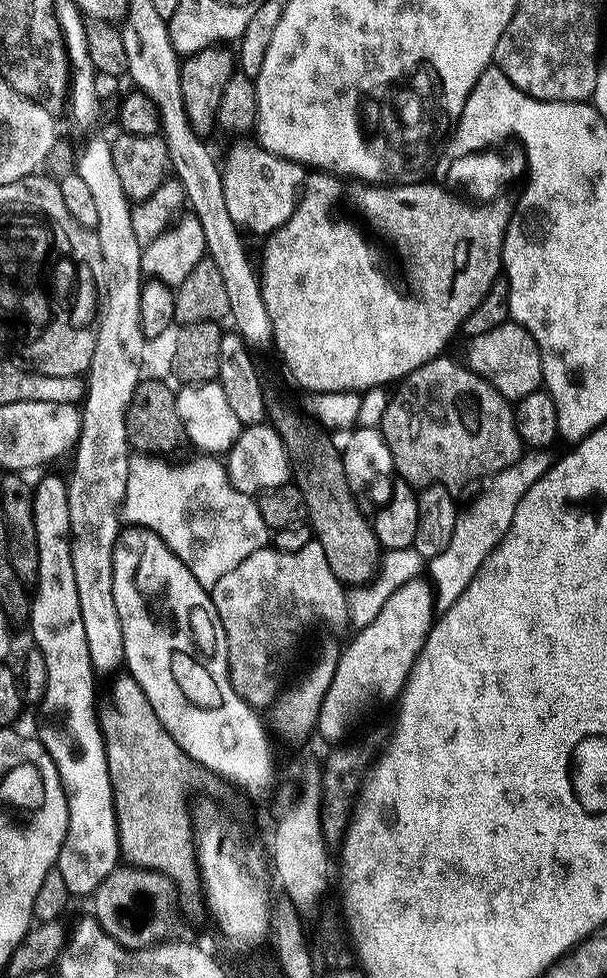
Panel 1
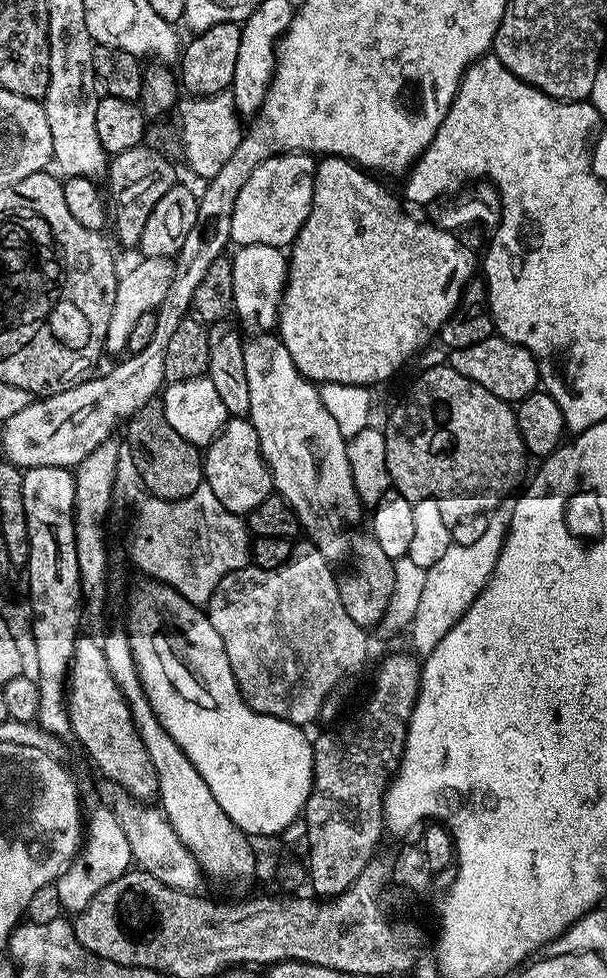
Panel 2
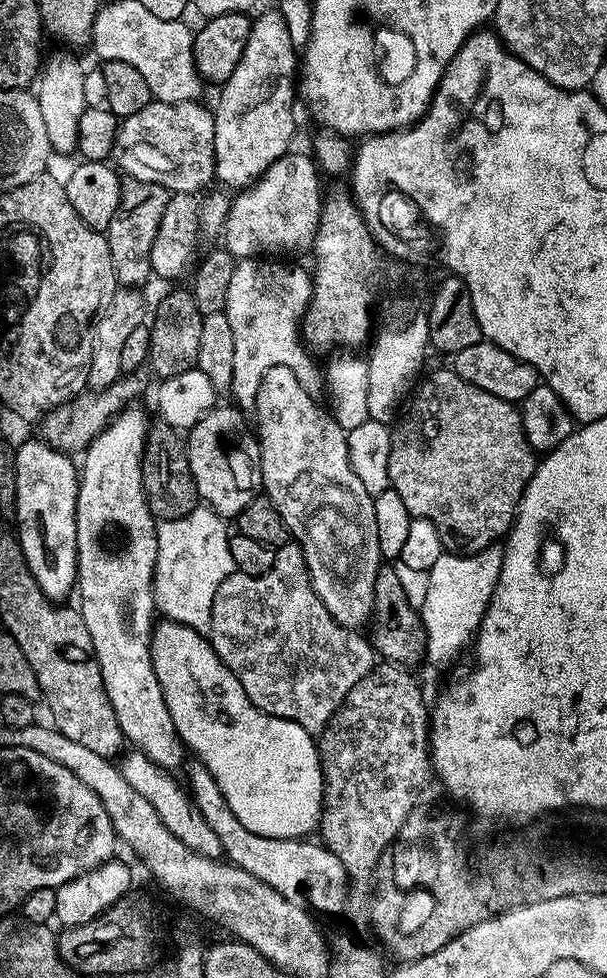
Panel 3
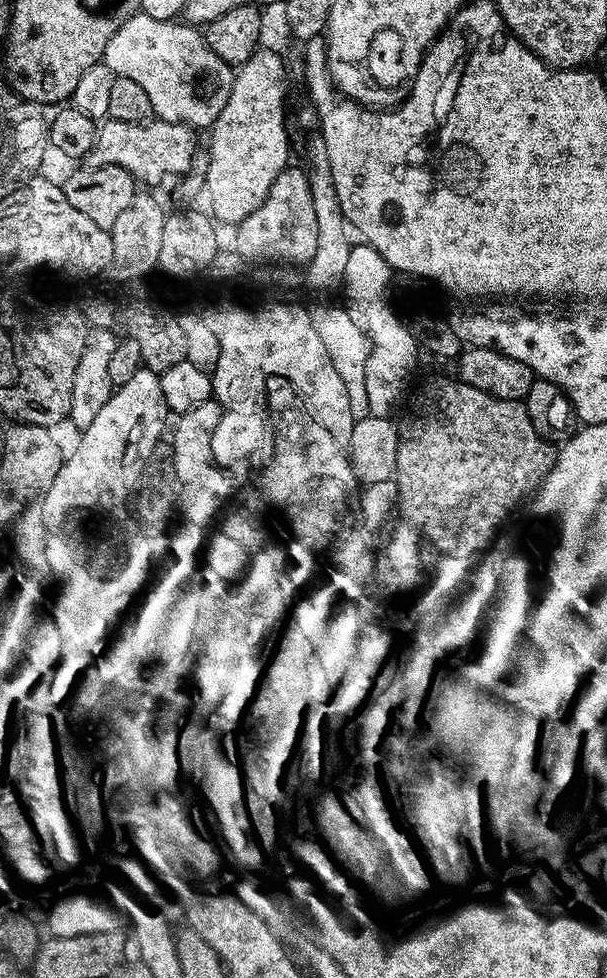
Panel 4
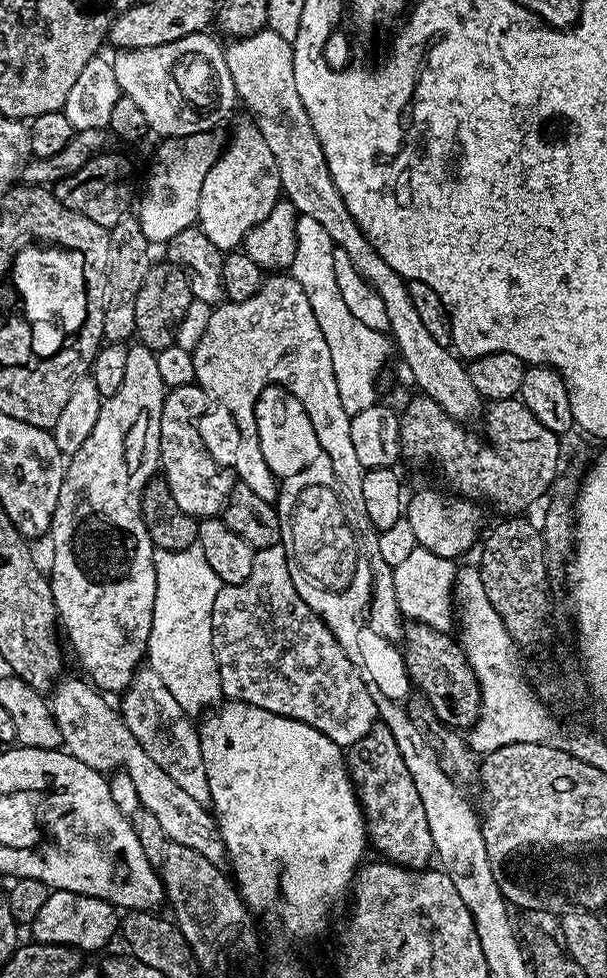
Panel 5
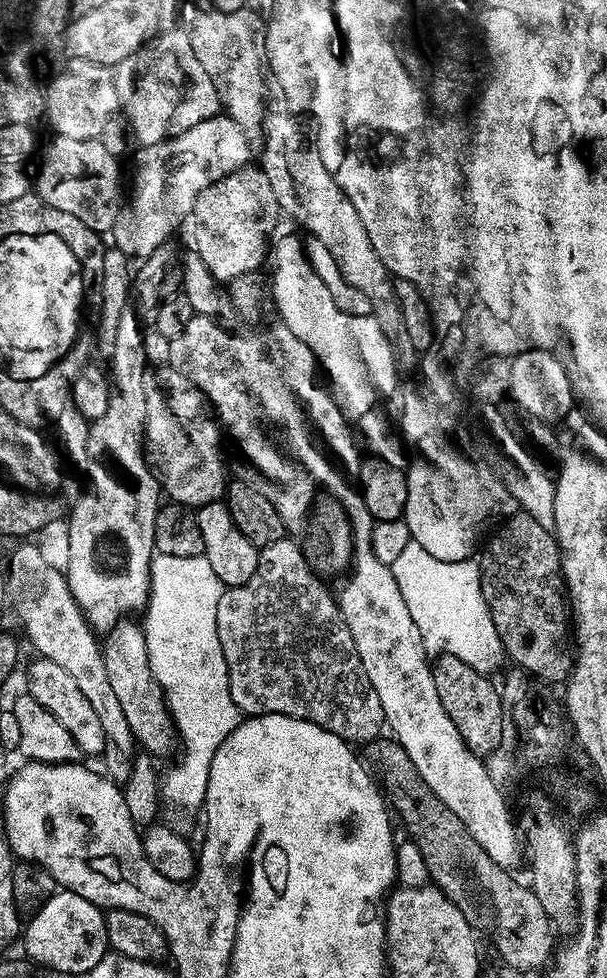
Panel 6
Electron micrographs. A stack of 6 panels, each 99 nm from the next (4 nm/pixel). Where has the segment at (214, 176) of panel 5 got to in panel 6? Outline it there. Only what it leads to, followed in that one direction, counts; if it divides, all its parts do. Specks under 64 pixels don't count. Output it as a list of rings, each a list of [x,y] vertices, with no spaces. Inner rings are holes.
[[[245,165],[240,171],[232,172],[202,190],[196,199],[194,216],[202,224],[202,234],[194,244],[195,251],[219,282],[231,283],[242,274],[257,271],[263,265],[261,263],[270,252],[270,236],[281,214],[274,186],[263,167]]]

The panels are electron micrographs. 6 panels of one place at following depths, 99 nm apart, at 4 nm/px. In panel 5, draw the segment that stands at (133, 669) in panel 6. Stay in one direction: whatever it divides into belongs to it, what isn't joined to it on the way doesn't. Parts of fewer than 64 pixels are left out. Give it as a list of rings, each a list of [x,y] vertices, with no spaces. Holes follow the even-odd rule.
[[[141,666],[136,670],[136,677],[128,684],[122,693],[124,701],[118,704],[118,711],[123,716],[130,734],[138,738],[142,750],[178,782],[179,788],[194,802],[205,806],[211,805],[210,778],[206,774],[206,762],[202,758],[200,733],[193,717],[178,706],[174,694],[170,694],[170,686],[158,678],[153,668]]]

